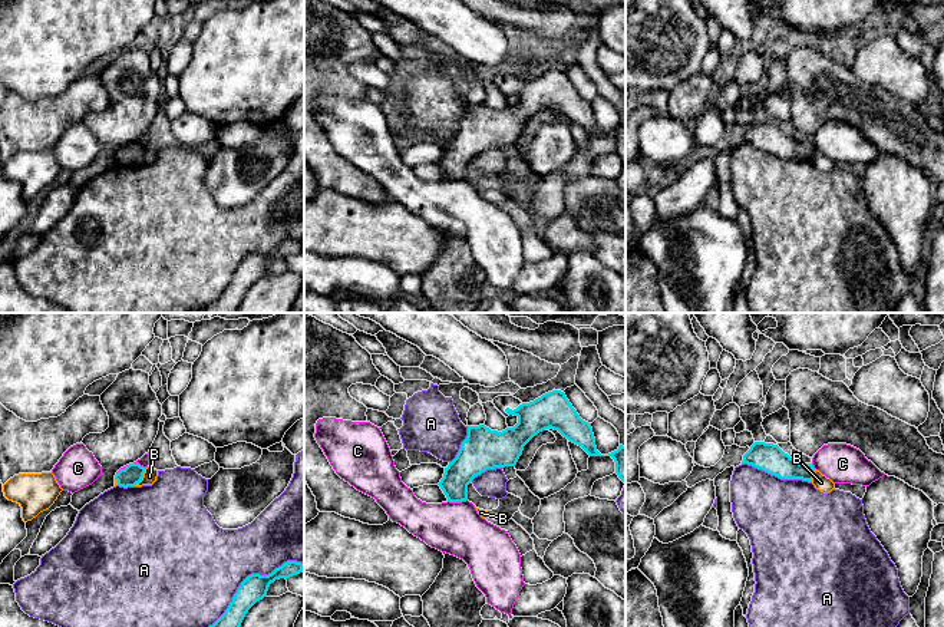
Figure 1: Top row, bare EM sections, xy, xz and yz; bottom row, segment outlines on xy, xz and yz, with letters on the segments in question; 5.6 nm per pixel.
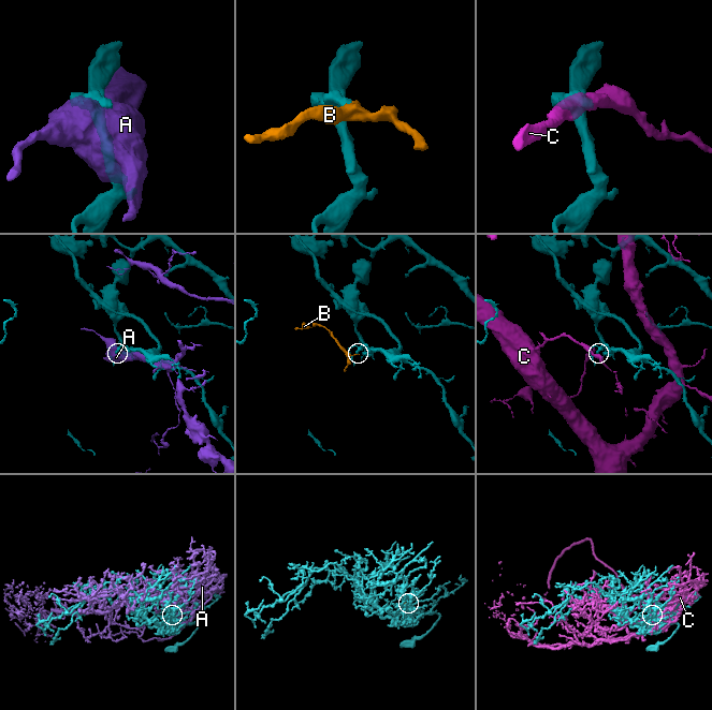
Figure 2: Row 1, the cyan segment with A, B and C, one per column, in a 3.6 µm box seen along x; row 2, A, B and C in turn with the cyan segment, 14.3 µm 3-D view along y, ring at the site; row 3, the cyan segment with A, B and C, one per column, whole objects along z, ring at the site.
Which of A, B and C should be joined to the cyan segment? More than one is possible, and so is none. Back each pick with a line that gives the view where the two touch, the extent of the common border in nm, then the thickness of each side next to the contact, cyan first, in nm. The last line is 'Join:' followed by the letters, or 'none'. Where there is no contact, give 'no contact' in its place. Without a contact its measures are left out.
Join: none

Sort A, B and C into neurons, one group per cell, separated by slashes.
A / B / C

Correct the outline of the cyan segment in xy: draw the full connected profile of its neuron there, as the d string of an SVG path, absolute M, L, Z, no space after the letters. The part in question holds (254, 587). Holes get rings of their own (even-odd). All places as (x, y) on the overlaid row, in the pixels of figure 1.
M287 561L268 575L248 575L238 587L225 613L209 627L241 627L241 623L248 610L257 601L267 597L267 591L271 583L280 578L287 580L300 572L303 572L301 562Z

